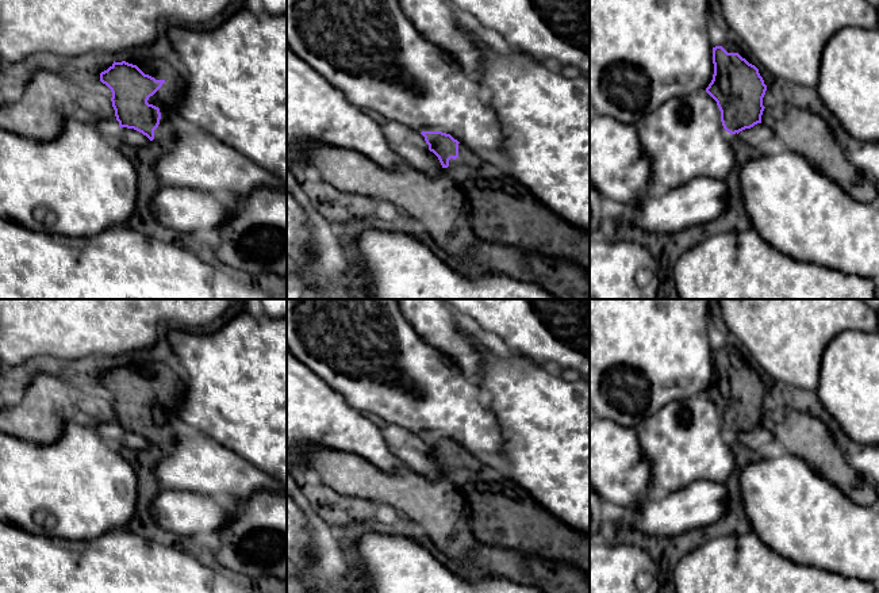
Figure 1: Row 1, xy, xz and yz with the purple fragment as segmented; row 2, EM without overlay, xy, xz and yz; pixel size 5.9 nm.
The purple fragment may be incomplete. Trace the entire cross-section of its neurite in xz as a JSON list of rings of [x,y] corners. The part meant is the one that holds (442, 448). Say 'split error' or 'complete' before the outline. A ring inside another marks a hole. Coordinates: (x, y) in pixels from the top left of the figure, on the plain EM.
split error | [[[422,435],[444,477],[464,494],[477,542],[521,550],[554,563],[575,566],[590,575],[590,536],[572,528],[541,505],[525,487],[517,483],[496,462],[487,462],[467,452],[450,437]]]

